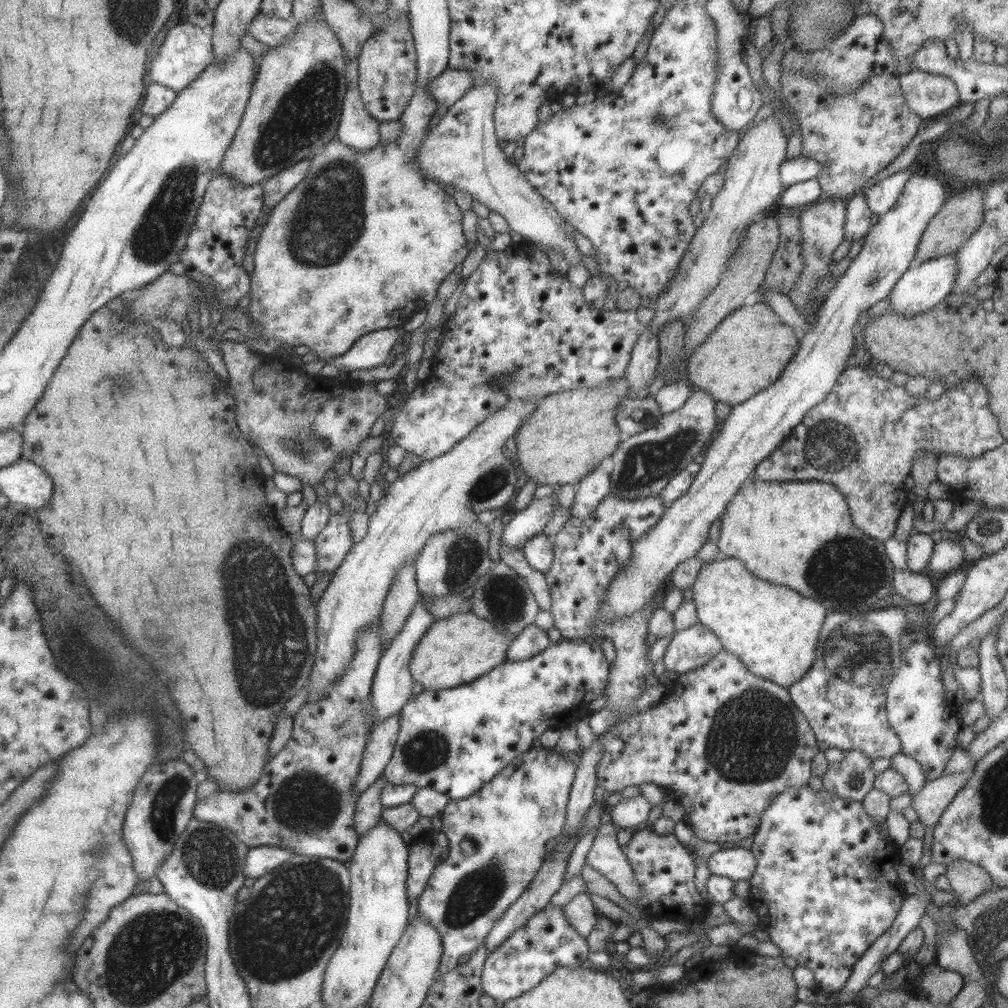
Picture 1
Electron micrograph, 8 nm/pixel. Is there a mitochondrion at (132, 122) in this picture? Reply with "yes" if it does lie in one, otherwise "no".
no

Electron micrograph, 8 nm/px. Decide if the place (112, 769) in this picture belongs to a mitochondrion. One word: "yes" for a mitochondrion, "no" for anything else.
no

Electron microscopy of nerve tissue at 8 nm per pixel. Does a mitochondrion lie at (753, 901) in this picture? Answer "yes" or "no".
no

